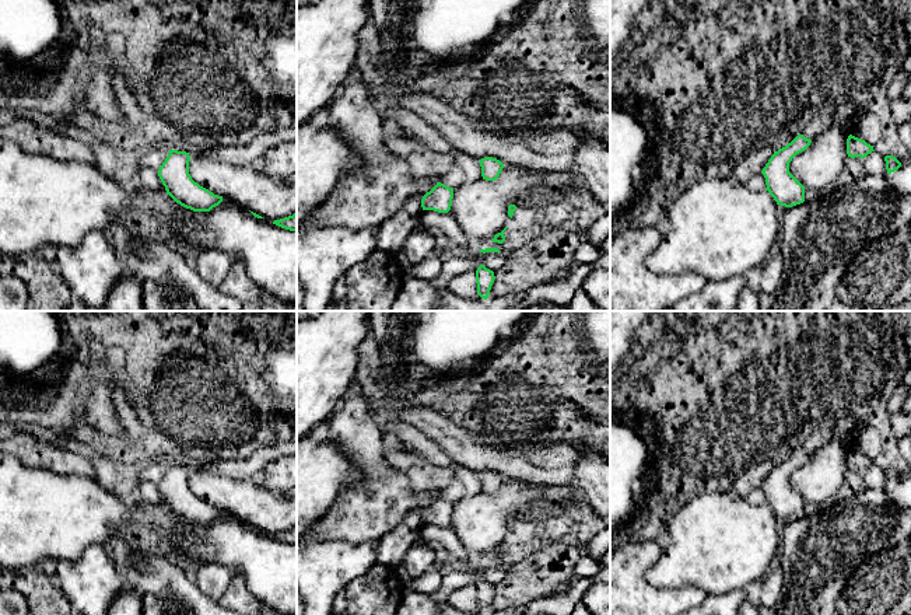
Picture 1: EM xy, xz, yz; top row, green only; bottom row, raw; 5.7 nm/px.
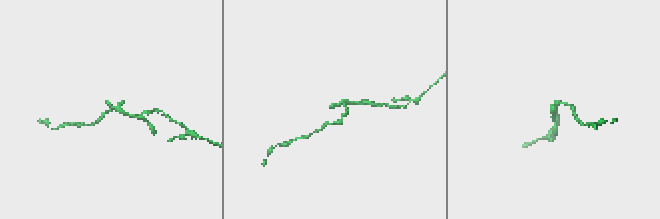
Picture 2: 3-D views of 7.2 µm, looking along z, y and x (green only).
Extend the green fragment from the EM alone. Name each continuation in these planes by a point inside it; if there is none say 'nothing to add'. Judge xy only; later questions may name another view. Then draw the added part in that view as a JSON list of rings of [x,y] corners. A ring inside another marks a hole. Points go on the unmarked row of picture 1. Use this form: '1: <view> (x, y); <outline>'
nothing to add

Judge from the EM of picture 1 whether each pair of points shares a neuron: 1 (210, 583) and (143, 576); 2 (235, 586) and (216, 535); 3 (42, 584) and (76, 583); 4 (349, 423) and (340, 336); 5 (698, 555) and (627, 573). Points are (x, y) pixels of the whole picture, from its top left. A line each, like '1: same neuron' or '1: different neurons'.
1: different neurons
2: different neurons
3: different neurons
4: different neurons
5: different neurons

